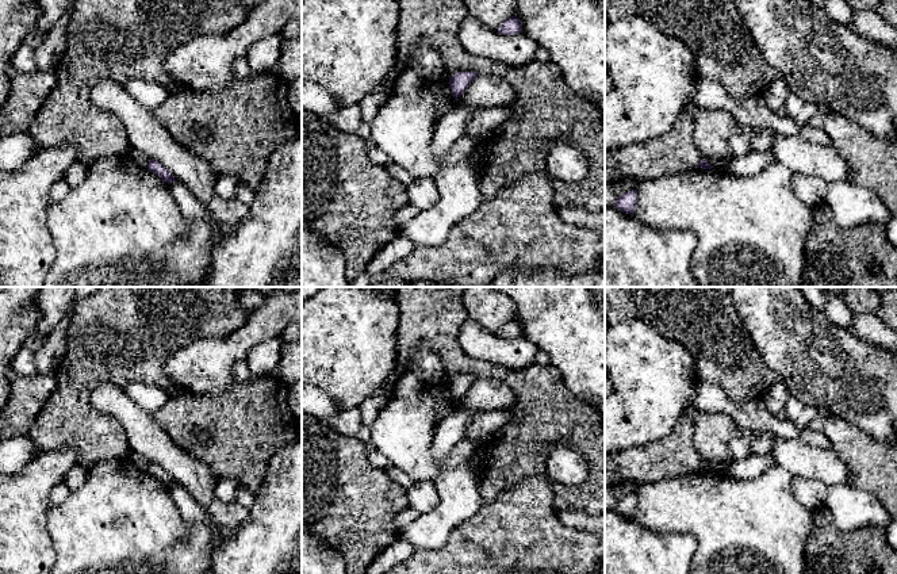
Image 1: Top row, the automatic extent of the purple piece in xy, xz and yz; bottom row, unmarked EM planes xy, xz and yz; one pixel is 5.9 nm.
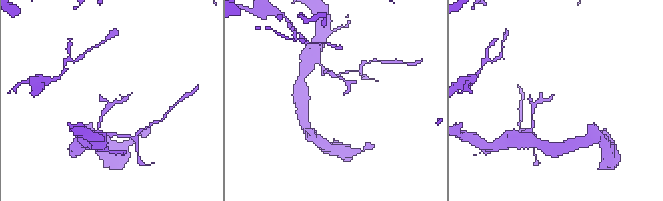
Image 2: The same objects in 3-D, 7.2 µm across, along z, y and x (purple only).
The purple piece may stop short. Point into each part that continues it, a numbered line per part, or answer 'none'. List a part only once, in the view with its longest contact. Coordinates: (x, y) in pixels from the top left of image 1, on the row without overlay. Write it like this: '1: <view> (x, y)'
none

